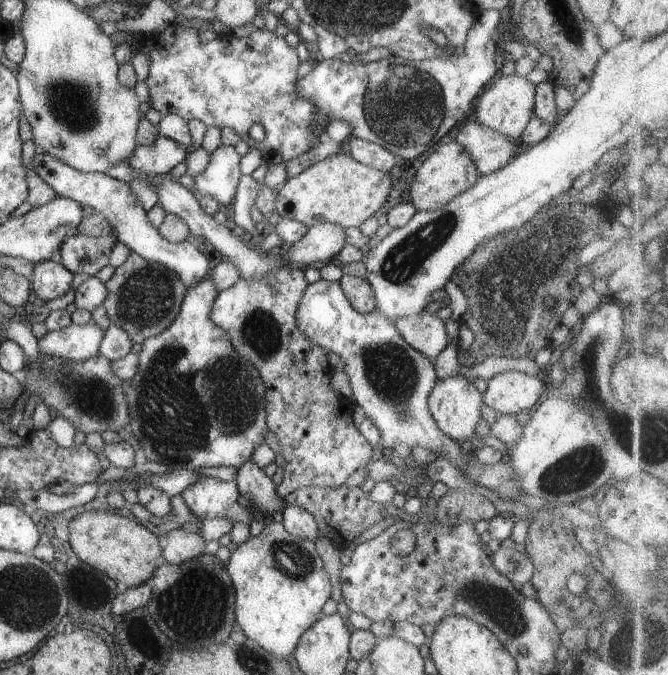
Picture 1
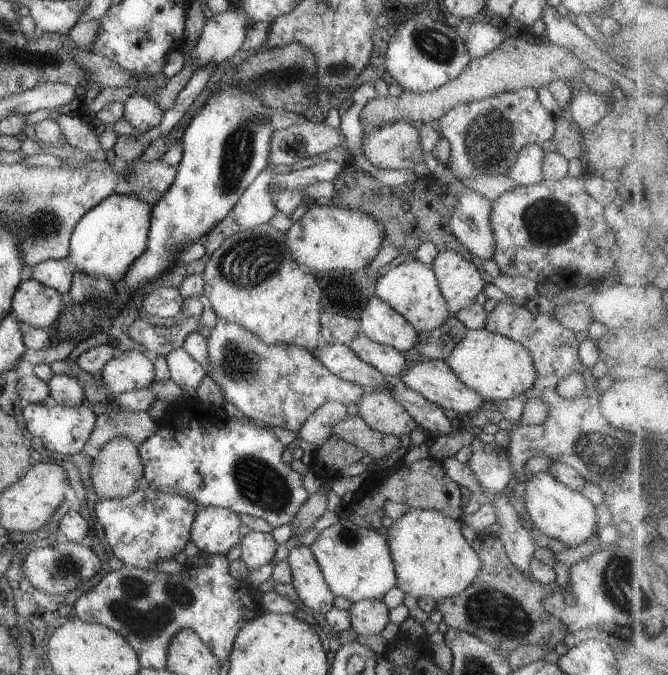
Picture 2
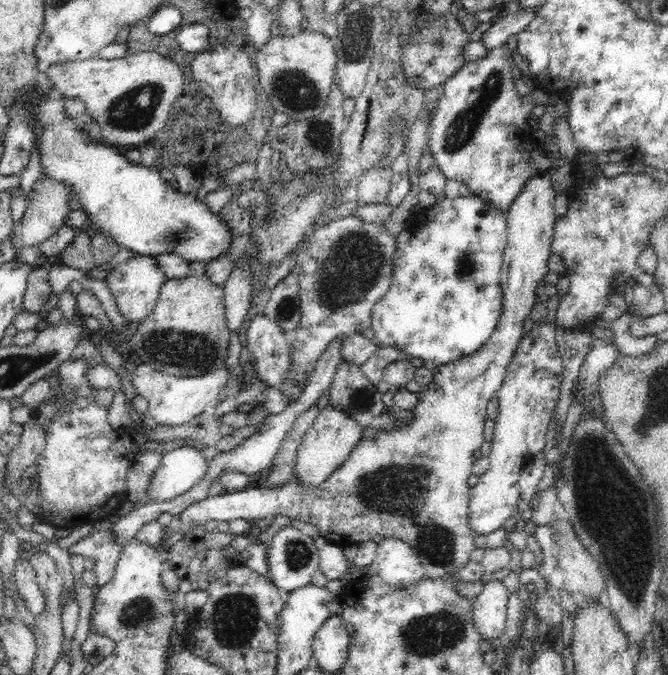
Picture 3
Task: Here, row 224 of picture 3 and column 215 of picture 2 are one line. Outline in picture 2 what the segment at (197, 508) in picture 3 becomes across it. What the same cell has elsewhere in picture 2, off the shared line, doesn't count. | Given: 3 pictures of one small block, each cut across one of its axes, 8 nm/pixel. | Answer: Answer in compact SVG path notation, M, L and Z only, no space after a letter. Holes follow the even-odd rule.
M204 507L194 518L190 539L202 555L226 555L240 543L240 526L240 516L228 508Z

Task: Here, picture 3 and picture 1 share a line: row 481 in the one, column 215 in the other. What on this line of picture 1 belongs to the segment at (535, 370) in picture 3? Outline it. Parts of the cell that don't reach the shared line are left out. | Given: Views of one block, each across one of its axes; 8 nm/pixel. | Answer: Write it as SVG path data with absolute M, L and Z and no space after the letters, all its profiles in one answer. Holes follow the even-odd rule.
M202 476L198 482L194 482L192 486L186 486L180 494L191 512L200 520L204 517L209 519L227 518L232 522L246 522L248 520L248 510L246 507L240 506L240 492L236 481L224 481L220 478L212 476Z

